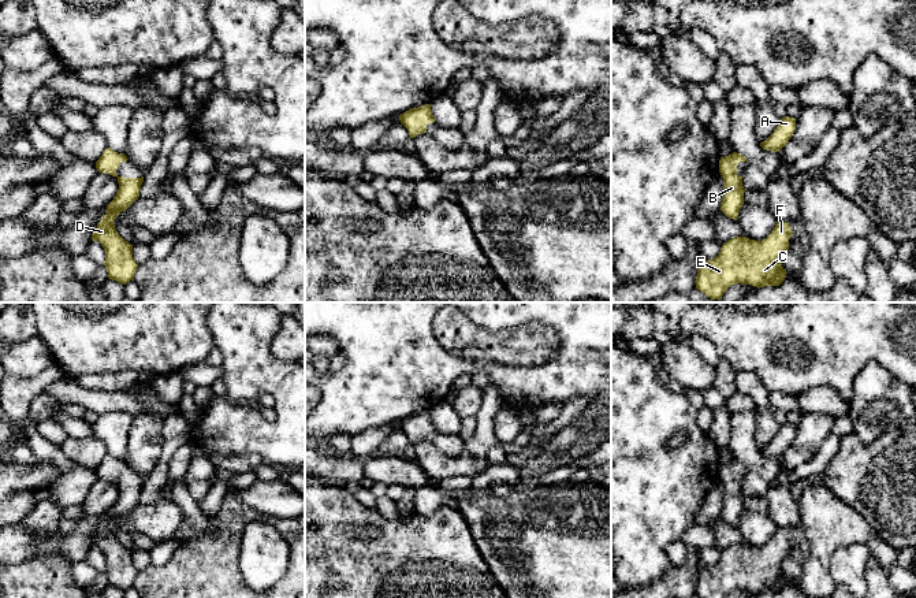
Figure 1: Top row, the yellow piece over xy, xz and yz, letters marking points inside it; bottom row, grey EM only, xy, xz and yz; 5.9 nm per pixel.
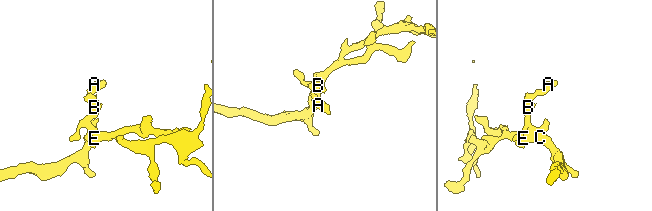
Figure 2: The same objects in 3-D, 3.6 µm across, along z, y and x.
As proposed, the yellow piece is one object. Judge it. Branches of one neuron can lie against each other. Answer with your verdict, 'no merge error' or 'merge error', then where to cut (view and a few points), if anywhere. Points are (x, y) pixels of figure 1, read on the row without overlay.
no merge error; no cut

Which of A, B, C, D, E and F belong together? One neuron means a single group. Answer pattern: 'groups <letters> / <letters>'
groups A B C D E F

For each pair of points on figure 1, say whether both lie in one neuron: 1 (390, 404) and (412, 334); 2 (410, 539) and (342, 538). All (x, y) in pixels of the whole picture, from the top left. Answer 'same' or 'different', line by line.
1: same
2: same

